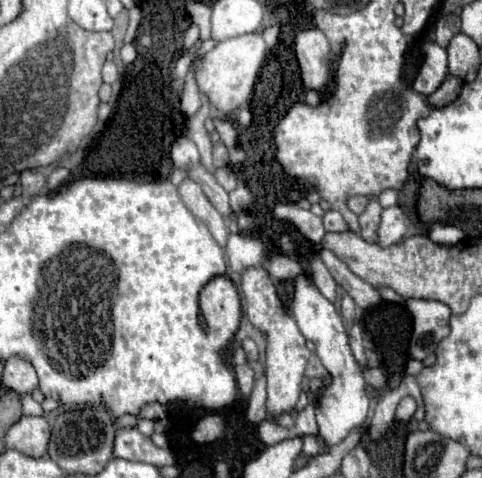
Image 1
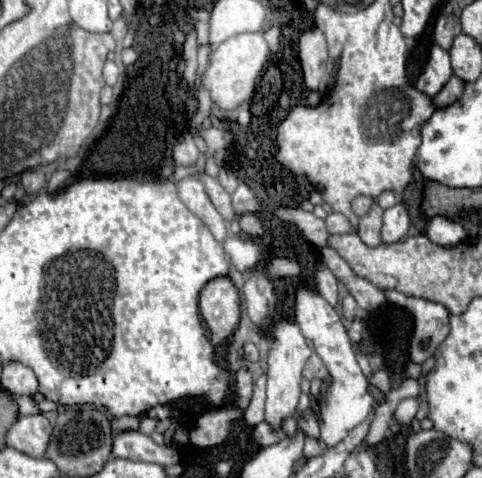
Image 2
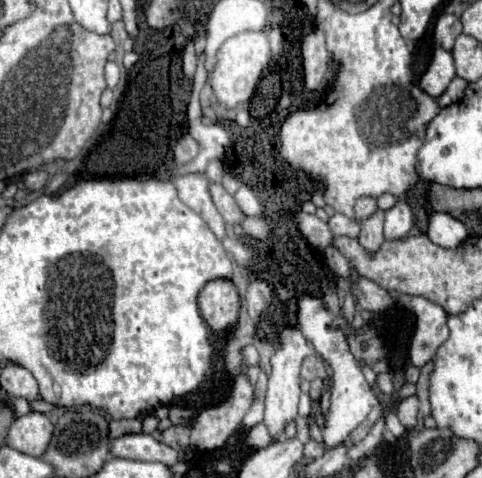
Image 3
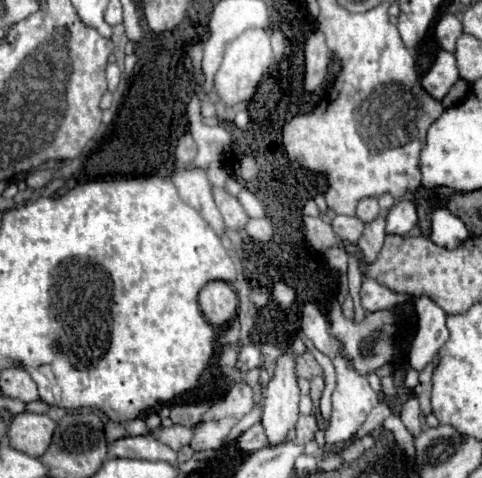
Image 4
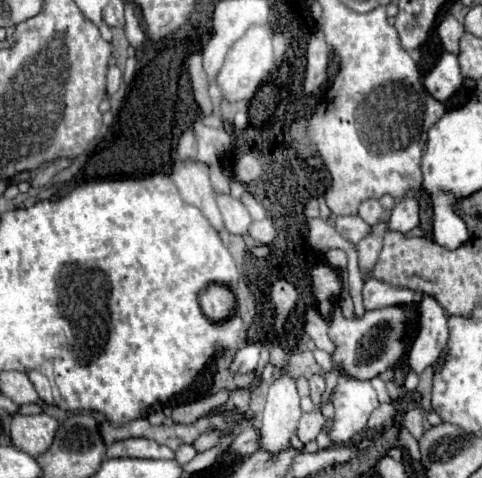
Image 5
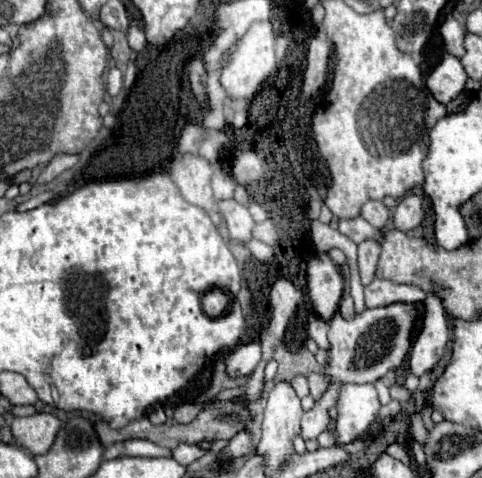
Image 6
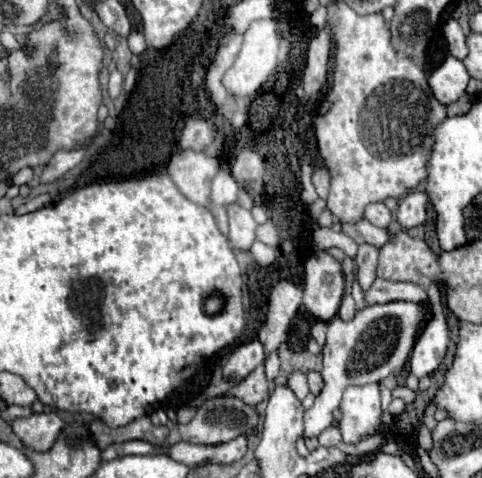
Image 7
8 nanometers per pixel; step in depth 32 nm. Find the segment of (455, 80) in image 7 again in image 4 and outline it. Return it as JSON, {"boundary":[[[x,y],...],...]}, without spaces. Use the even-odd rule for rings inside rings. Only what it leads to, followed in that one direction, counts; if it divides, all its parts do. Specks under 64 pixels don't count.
{"boundary":[[[438,50],[434,64],[422,78],[422,88],[436,100],[442,100],[450,86],[460,78],[456,72],[456,58],[446,50]]]}

